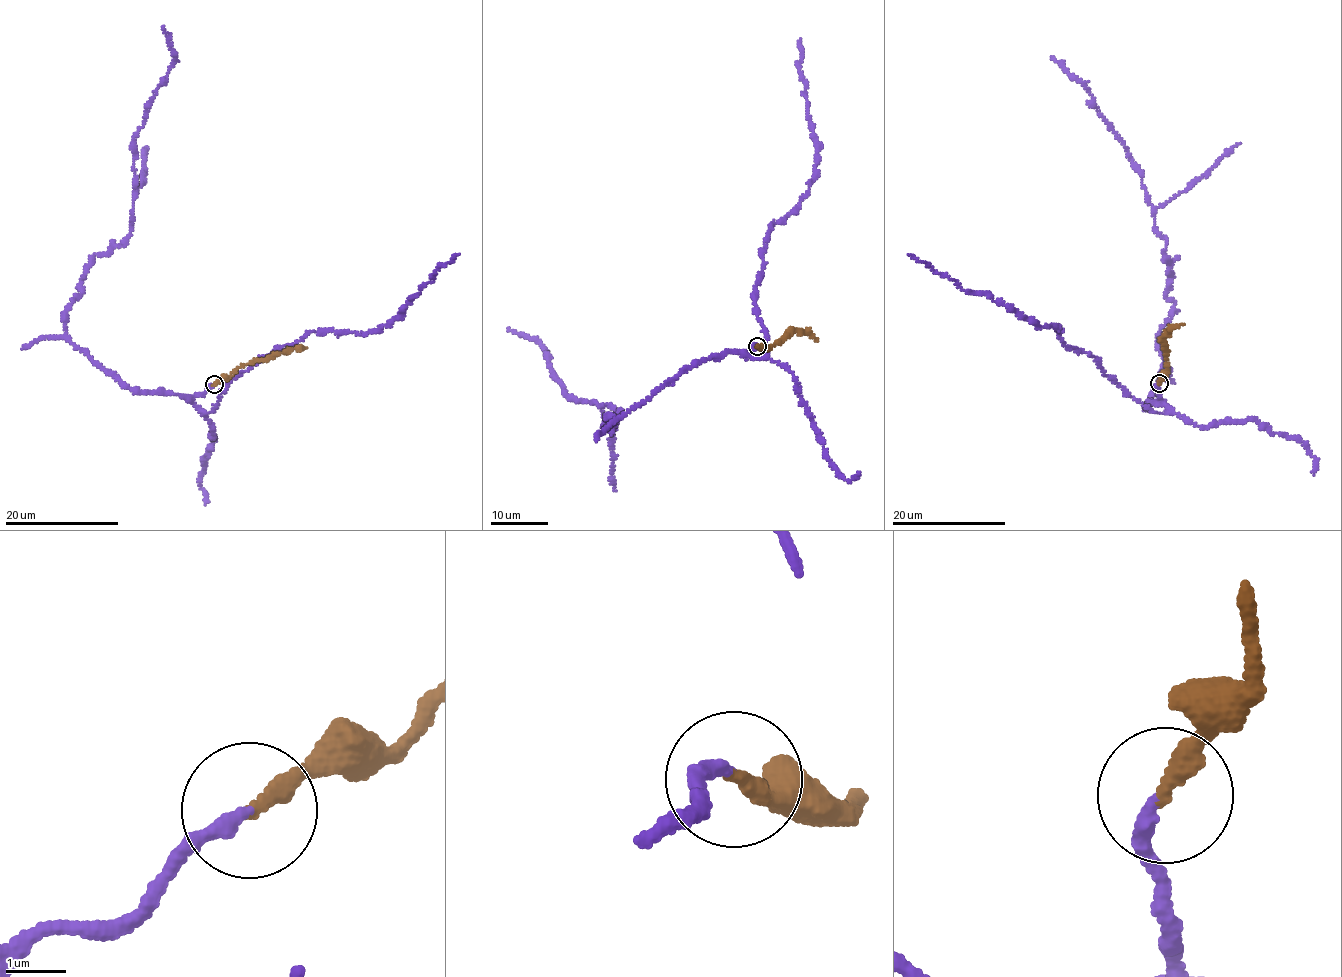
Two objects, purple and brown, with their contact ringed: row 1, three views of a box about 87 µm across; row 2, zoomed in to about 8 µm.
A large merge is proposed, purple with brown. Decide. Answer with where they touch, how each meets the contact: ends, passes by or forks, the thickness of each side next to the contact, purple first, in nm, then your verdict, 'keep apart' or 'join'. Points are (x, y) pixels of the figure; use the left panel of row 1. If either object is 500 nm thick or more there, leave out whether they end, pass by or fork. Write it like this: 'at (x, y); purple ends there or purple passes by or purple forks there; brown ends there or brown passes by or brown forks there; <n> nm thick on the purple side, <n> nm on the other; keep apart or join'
at (214, 384); purple ends there; brown ends there; 200 nm thick on the purple side, 280 nm on the other; join

